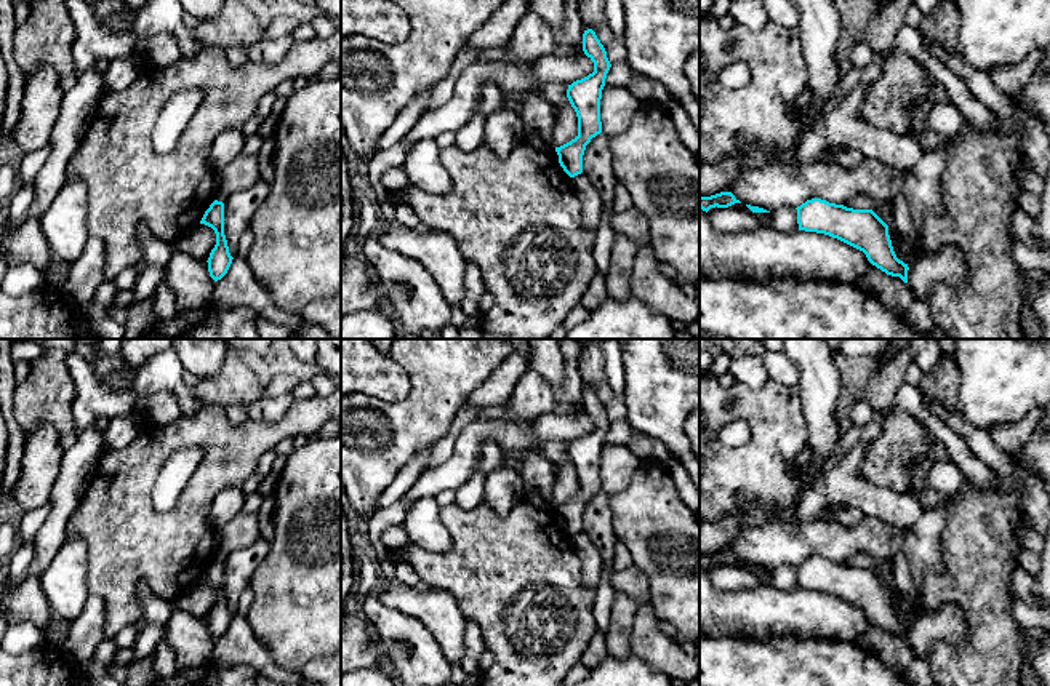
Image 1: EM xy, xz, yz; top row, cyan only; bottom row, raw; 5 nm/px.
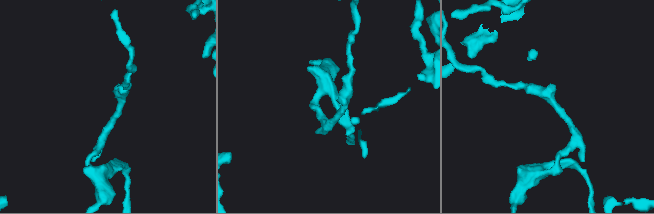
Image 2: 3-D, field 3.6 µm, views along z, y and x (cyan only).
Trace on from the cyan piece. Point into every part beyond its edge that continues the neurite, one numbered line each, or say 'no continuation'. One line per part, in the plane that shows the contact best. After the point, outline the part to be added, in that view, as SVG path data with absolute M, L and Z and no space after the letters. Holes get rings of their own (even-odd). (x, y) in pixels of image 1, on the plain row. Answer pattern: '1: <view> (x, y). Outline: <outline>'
no continuation

